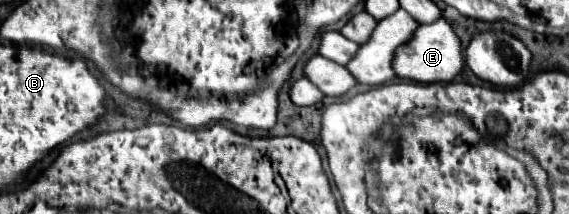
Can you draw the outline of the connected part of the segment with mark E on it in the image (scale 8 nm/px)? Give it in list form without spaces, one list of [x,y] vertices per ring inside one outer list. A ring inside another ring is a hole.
[[[441,17],[435,23],[421,23],[415,29],[415,35],[395,51],[395,59],[391,63],[395,67],[395,75],[401,79],[417,81],[417,83],[447,83],[453,81],[455,75],[463,67],[463,49],[461,41],[453,33],[451,25]]]

